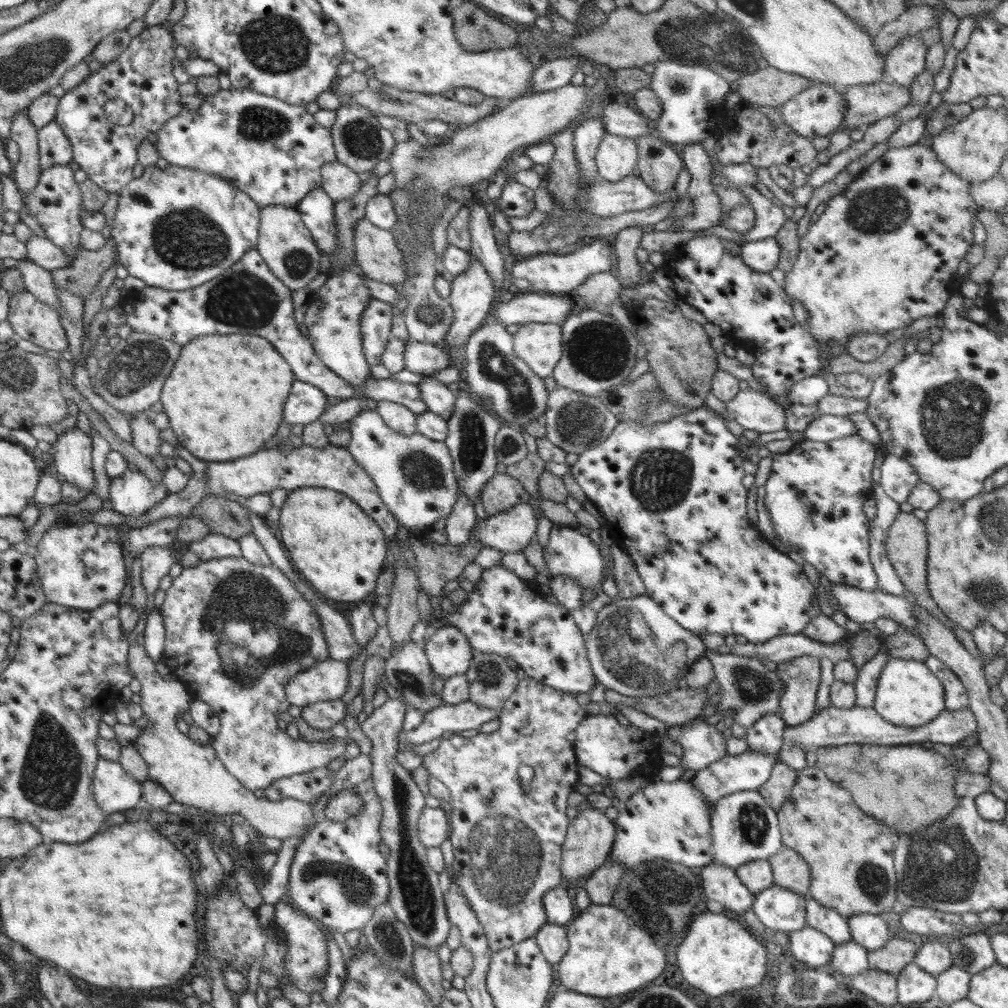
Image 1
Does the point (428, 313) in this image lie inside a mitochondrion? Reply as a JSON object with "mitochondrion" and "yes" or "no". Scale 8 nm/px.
{"mitochondrion":"yes"}

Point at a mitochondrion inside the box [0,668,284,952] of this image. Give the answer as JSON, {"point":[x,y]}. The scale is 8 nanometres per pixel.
{"point":[52,769]}

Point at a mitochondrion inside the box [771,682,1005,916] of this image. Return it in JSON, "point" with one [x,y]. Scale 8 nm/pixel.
{"point":[956,869]}

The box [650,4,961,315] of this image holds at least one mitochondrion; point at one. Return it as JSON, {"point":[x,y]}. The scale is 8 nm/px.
{"point":[702,39]}

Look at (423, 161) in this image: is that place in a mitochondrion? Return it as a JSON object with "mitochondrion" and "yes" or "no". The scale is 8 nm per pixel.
{"mitochondrion":"yes"}

